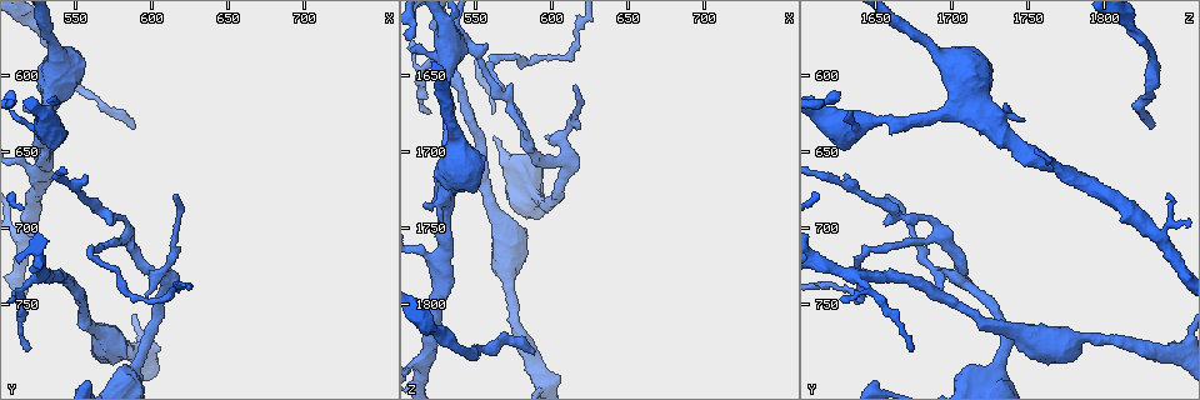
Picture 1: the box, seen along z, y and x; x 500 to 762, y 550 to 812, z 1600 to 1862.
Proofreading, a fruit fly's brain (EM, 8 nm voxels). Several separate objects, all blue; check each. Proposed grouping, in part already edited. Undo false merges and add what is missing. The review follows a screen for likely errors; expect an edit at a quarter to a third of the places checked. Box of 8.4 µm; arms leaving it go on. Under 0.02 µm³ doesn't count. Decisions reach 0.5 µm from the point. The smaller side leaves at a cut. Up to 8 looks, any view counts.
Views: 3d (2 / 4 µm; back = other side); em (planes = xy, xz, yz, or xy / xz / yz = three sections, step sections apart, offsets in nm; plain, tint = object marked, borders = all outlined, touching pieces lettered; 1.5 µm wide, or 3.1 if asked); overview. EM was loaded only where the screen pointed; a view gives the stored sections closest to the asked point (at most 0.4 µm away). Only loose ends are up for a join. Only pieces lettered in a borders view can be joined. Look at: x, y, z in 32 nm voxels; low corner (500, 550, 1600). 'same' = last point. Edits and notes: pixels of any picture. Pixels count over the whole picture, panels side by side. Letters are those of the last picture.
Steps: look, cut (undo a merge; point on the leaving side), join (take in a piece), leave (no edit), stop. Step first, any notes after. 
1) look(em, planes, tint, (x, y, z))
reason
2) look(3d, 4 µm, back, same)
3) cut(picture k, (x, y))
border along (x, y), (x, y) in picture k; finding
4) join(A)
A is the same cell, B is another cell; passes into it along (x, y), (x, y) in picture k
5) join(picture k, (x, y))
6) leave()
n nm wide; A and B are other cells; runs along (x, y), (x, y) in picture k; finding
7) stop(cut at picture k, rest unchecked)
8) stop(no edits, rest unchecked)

look(em, planes, tint, (560, 716, 1642))
abrupt turn

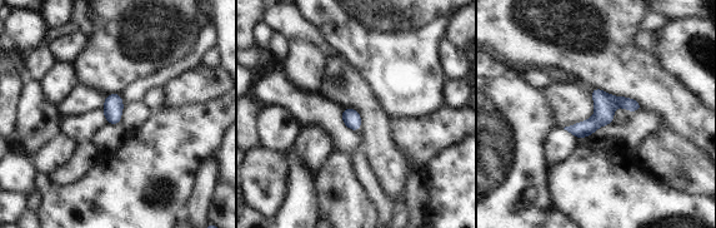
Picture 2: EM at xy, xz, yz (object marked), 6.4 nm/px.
look(em, planes, borders, same)

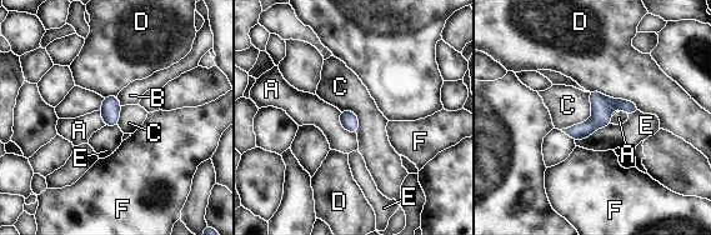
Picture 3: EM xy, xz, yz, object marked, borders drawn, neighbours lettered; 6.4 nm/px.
leave()
D touches over 380 nm; A, B, C, D, E and F are other cells; runs along (635, 109), (611, 104), (569, 131) in picture 3; all the same cell

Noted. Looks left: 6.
look(em, planes, borders, (596, 742, 1690))
free end

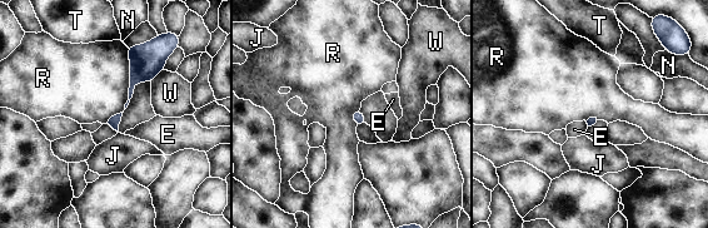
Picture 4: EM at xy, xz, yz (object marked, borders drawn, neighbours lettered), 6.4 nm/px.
leave()
E, J, N, R, T and W are other cells; none of them fits

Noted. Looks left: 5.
look(3d, 4 µm, (588, 636, 1830))

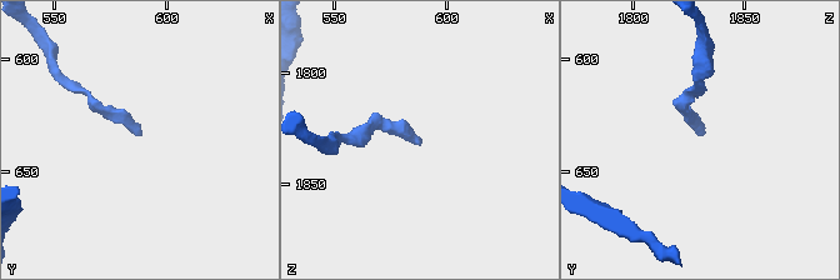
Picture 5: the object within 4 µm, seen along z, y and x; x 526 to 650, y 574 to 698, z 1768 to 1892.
look(em, xy, step 8, tint, (588, 634, 1829))
need the tissue

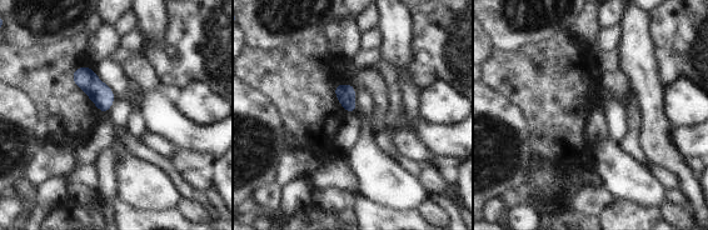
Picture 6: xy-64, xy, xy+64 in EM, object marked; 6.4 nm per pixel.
look(em, xy, step 8, borders, same)
what lies round it

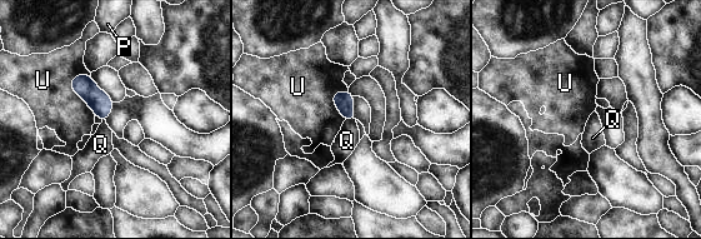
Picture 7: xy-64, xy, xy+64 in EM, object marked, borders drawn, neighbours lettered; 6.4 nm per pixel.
leave()
120 nm wide; P, Q and U are other cells; border along (345, 119), (355, 120) in picture 7; none of them fits

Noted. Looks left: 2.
stop(no edits, rest unchecked)

